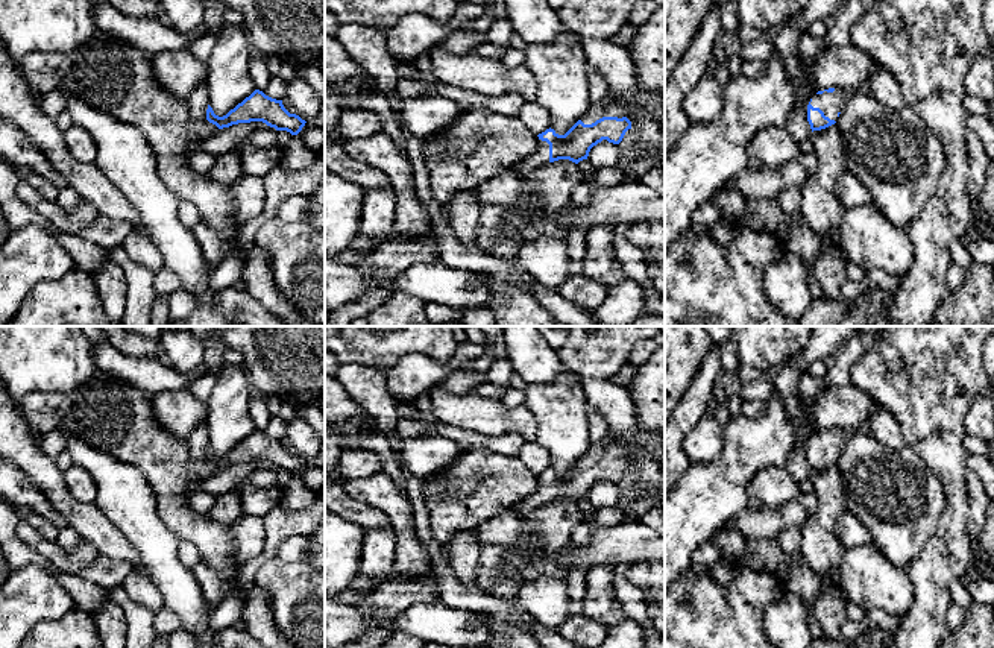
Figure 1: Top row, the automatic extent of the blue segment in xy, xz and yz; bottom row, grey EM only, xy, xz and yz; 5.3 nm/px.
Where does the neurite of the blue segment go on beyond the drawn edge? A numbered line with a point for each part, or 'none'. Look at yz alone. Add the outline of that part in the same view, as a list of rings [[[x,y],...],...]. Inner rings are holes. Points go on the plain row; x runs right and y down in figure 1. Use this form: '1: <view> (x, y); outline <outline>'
1: yz (830, 443); outline [[[836,428],[833,433],[813,434],[810,445],[819,448],[830,460],[838,461],[838,454],[842,451],[848,436],[850,433]]]

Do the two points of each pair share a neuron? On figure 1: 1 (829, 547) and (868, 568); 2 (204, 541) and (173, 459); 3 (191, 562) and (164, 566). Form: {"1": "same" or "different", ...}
{"1": "different", "2": "same", "3": "different"}

